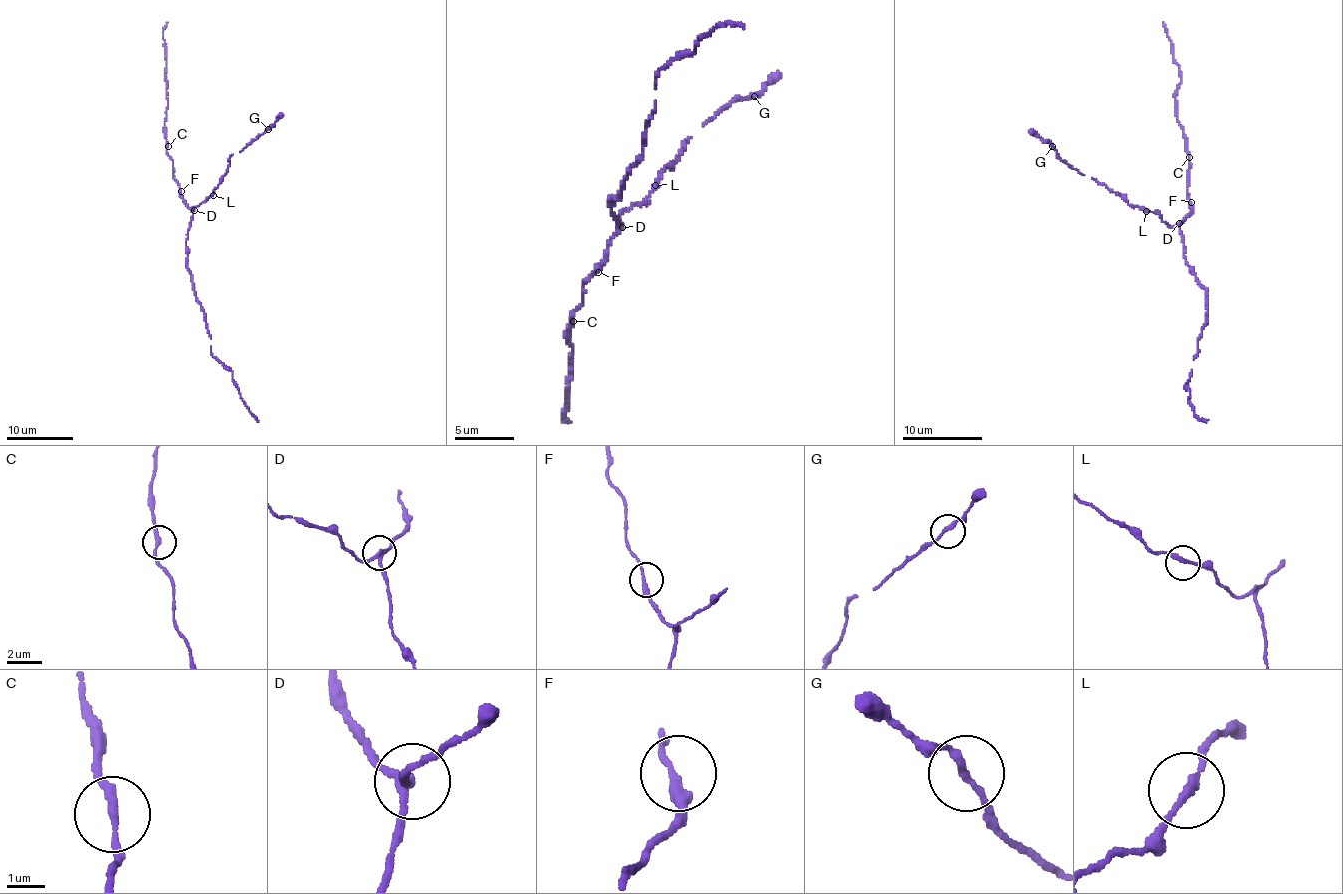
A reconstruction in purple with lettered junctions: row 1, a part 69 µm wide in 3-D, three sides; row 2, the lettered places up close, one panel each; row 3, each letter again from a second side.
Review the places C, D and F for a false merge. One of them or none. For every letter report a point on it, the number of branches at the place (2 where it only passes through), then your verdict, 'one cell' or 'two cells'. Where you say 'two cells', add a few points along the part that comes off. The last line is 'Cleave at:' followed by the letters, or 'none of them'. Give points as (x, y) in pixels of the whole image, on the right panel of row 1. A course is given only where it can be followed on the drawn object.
C: at (1189, 157); 2 branches meet; one cell
D: at (1179, 223); 3 branches meet; one cell
F: at (1191, 202); 2 branches meet; one cell
Cleave at: none of them

